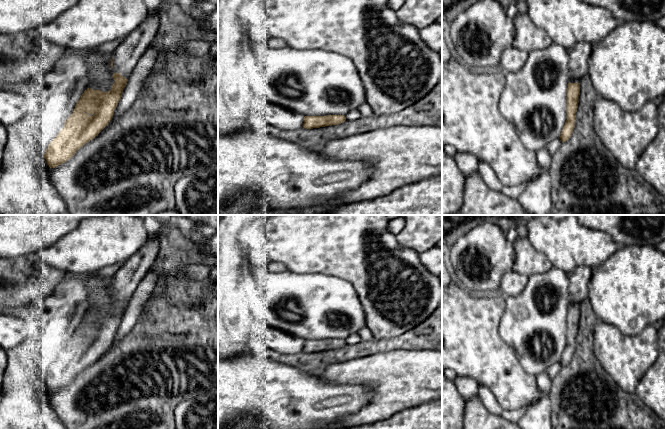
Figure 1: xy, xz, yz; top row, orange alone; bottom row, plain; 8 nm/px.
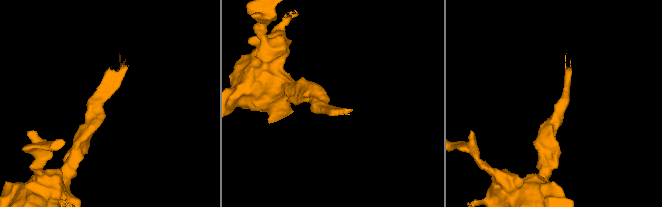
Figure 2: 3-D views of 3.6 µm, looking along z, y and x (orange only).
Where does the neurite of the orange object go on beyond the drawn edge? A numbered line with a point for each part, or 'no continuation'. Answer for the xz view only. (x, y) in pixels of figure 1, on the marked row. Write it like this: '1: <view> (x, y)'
no continuation

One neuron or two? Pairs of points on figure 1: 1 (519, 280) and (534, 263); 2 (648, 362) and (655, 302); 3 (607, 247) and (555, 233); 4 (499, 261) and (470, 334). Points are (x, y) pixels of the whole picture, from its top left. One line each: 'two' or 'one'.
1: two
2: two
3: one
4: two

